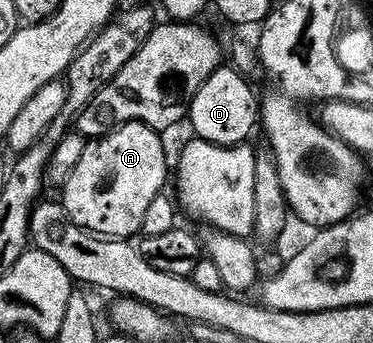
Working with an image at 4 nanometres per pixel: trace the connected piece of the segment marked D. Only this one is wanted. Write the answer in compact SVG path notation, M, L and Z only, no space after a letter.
M223 64L216 68L216 72L212 72L212 76L208 76L208 80L204 80L204 84L200 84L200 92L196 92L196 96L192 96L190 108L188 111L188 122L190 118L190 126L193 137L203 138L209 142L215 142L221 146L237 146L245 143L246 138L260 122L260 98L254 95L254 90L250 87L250 78L230 64Z

